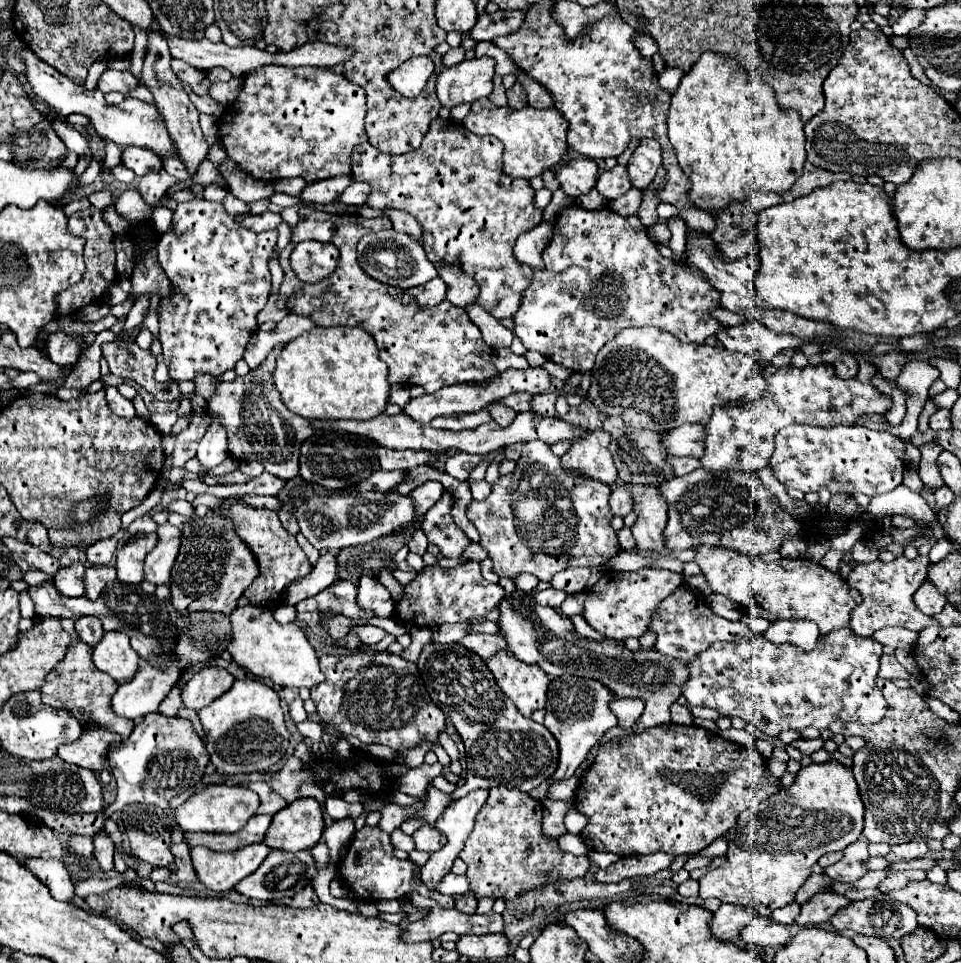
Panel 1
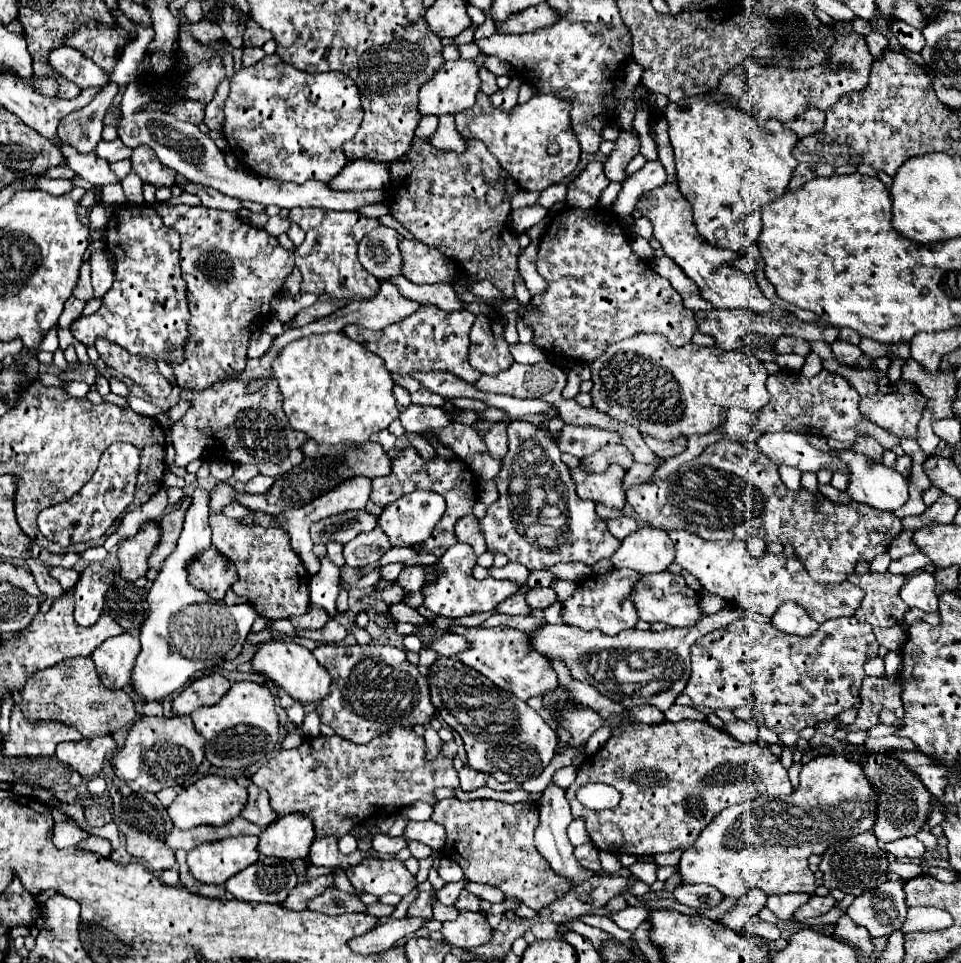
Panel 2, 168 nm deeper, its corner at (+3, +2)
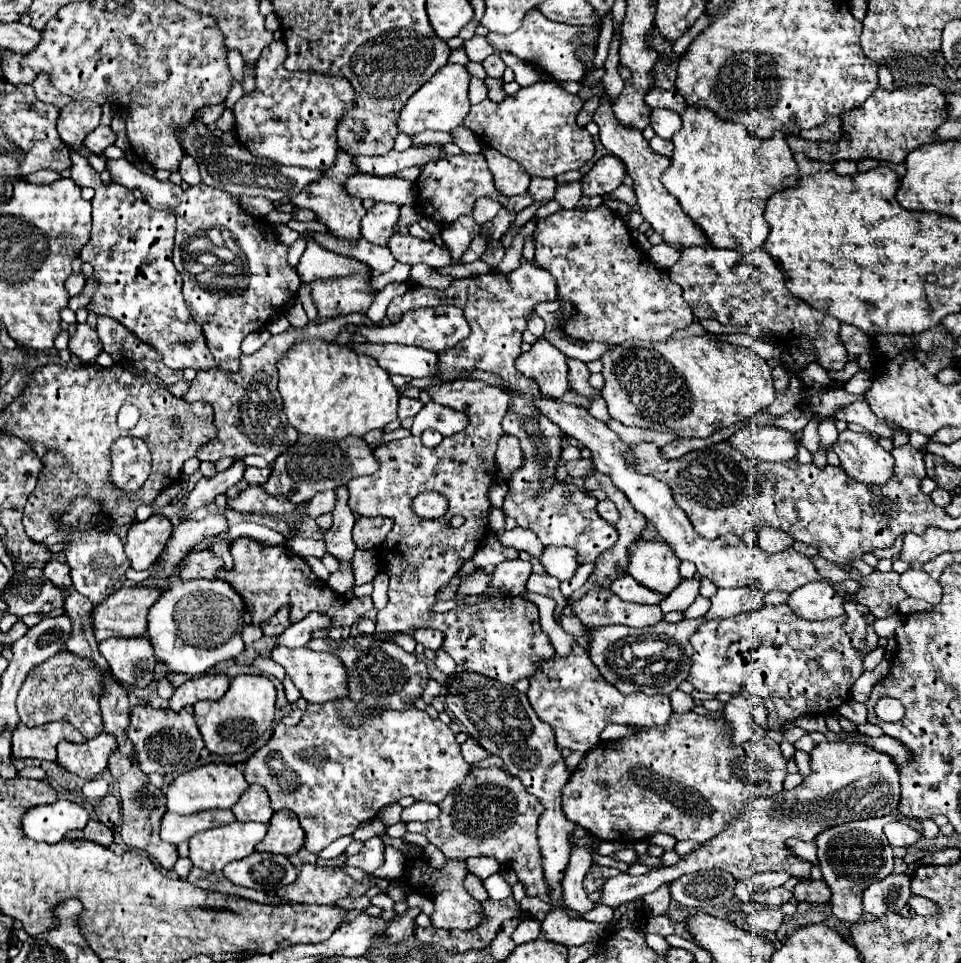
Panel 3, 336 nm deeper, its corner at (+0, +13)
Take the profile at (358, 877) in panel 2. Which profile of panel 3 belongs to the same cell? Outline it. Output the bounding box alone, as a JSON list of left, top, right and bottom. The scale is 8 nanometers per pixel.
[345,838,385,874]

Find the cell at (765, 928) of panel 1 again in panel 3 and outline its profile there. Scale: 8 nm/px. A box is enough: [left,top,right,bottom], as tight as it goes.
[745,908,785,932]

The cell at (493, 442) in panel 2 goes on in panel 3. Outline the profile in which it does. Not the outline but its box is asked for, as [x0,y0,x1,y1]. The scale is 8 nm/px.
[497,436,523,480]

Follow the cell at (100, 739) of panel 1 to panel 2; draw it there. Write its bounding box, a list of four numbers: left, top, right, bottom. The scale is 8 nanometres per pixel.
[56,735,116,777]

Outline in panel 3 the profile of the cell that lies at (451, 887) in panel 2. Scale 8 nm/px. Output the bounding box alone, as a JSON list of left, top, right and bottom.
[467,856,501,880]

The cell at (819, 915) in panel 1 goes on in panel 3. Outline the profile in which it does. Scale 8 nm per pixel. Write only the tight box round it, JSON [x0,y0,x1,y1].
[793,880,831,904]

